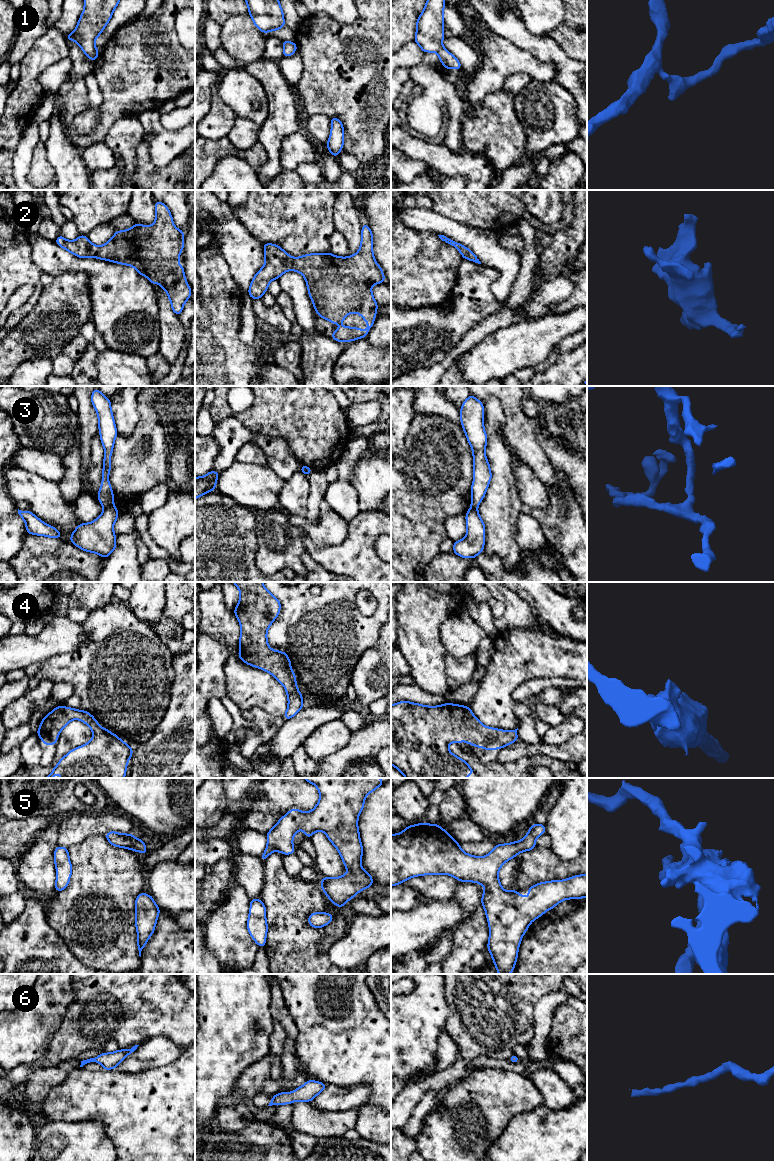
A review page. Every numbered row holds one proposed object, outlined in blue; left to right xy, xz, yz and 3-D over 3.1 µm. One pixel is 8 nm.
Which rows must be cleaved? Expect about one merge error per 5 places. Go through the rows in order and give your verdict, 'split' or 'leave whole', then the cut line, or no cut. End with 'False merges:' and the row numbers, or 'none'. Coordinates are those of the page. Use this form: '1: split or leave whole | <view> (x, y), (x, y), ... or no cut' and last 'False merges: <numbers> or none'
1: leave whole | no cut
2: leave whole | no cut
3: split | xy (112, 504), (104, 508)
4: leave whole | no cut
5: leave whole | no cut
6: leave whole | no cut
False merges: 3

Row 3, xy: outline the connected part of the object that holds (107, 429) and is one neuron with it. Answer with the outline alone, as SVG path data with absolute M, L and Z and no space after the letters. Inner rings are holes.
M96 388L91 395L91 401L98 415L99 434L105 450L102 471L102 484L98 491L98 500L103 508L114 504L114 495L108 477L110 474L111 454L118 434L111 410L111 401Z

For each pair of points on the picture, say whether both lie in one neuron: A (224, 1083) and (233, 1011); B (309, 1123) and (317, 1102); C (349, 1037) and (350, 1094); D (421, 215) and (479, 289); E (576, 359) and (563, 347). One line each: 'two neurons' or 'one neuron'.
A: one neuron
B: two neurons
C: two neurons
D: two neurons
E: two neurons

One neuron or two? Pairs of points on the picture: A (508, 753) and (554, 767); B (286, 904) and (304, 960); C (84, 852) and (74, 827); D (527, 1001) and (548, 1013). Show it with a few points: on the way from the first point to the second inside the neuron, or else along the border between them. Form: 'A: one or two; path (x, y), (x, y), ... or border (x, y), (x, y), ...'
A: two; border (546, 755), (523, 756), (513, 761), (500, 763)
B: one; path (287, 918), (289, 938), (292, 946)
C: two; border (102, 834), (91, 834), (68, 848)
D: two; border (553, 991), (546, 994), (535, 1006), (535, 1030)

